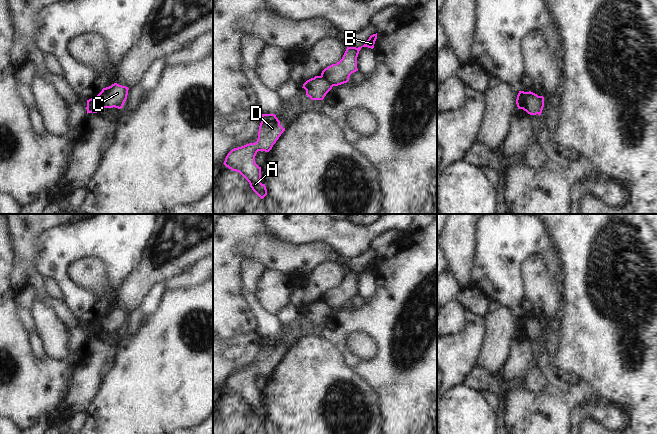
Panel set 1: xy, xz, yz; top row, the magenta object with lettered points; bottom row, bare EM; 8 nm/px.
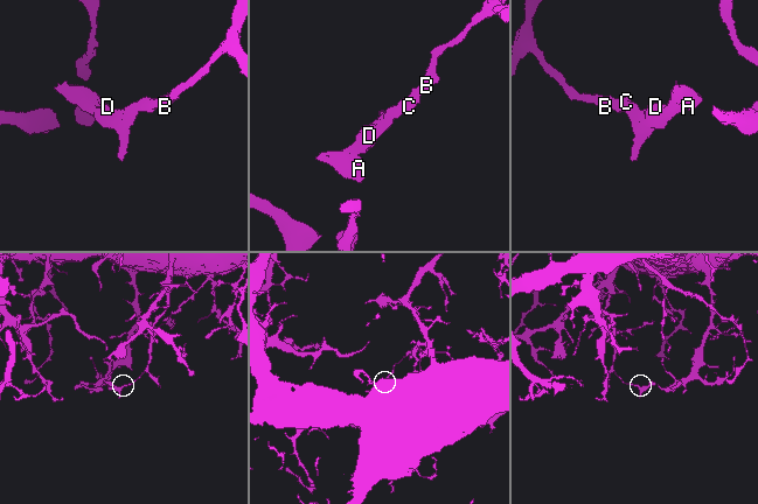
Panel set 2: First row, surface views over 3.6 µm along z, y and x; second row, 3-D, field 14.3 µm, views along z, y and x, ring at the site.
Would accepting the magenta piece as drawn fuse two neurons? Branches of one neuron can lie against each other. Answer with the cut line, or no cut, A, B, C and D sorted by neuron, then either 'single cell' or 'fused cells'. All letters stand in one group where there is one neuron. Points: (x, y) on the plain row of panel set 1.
cut in yz along (528, 316), (527, 323), (522, 332); A D / B C; fused cells

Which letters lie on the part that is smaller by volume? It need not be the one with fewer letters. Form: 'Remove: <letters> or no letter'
Remove: A, D.

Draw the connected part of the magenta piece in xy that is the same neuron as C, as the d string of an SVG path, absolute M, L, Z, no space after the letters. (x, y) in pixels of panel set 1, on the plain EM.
M117 307L103 312L102 315L98 318L102 331L115 331L121 333L127 323L128 314L128 311L119 309Z

